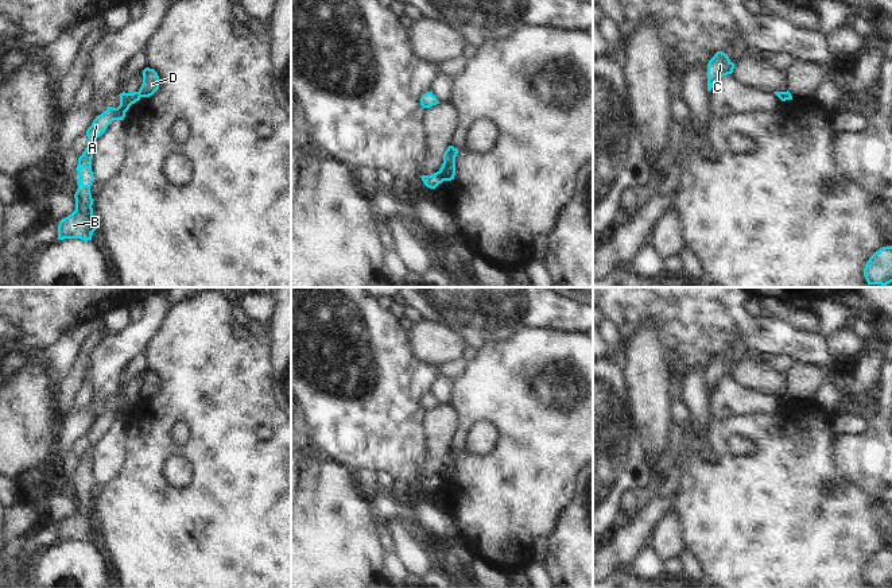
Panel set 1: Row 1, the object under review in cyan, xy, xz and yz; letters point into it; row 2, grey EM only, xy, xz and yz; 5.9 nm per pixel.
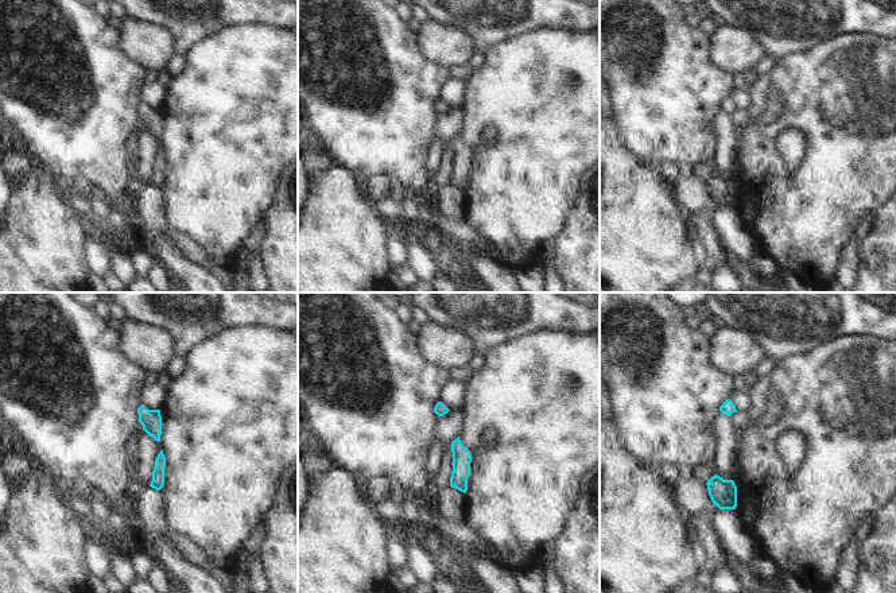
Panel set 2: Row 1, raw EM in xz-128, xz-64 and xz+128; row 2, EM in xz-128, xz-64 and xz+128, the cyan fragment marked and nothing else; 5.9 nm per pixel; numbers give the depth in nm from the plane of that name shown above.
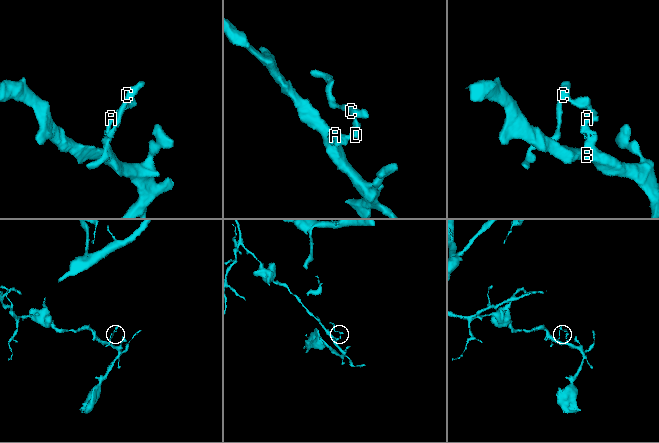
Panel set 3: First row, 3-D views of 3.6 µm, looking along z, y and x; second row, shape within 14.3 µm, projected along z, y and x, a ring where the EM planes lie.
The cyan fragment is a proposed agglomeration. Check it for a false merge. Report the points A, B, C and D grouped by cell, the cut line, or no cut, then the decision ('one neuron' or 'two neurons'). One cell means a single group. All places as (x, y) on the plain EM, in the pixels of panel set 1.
A B / C D | xz (437, 474), (443, 482) | two neurons

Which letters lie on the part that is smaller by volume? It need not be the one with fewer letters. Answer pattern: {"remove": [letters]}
{"remove": ["C", "D"]}

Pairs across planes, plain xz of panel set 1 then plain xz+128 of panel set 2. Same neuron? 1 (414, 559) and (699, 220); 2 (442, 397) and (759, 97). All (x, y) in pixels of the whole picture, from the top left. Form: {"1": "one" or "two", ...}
{"1": "one", "2": "two"}

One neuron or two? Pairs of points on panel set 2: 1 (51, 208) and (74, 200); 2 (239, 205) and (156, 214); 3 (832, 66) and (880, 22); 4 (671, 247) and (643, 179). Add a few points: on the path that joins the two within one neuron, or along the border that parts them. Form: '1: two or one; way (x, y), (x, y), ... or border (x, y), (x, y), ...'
1: two; border (57, 179), (62, 197), (76, 213), (82, 229)
2: two; border (159, 189), (165, 201), (165, 221), (169, 227)
3: two; border (836, 34), (875, 34), (881, 38)
4: one; way (655, 231), (643, 219), (643, 196)

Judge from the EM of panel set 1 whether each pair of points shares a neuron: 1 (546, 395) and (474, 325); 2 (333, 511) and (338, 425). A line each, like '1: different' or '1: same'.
1: different
2: different

